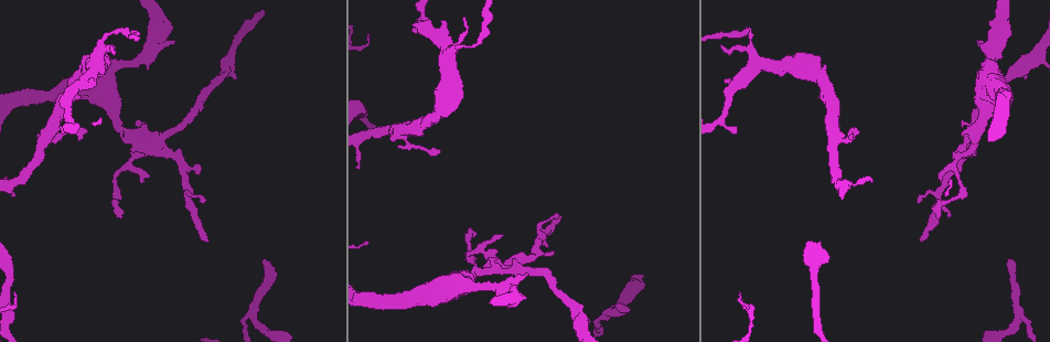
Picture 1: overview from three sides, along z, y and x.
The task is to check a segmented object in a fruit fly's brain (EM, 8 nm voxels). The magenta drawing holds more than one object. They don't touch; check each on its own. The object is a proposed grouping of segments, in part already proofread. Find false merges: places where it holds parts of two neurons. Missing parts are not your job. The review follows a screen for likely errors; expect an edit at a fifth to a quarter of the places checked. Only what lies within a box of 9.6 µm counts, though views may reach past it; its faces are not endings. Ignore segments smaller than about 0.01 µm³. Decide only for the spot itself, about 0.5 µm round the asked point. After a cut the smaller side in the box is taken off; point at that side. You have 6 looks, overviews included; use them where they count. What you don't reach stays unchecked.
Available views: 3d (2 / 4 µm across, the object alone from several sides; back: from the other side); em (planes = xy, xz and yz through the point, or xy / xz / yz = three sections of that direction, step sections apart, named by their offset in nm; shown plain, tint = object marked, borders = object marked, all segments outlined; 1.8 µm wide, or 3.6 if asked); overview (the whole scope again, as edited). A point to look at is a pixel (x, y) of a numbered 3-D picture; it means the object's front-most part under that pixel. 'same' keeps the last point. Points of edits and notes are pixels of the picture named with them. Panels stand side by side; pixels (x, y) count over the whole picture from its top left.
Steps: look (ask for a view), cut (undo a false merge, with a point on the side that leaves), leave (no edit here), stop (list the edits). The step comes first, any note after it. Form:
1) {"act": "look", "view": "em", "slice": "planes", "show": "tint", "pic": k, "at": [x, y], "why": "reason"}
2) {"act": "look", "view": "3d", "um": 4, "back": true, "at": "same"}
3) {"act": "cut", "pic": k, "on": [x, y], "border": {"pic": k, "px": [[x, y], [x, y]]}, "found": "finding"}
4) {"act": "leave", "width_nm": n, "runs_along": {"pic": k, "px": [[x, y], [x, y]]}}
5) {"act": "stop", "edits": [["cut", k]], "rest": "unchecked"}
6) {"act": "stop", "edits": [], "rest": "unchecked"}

{"act": "look", "view": "em", "slice": "planes", "show": "tint", "pic": 1, "at": [363, 134], "why": "calibre changes"}

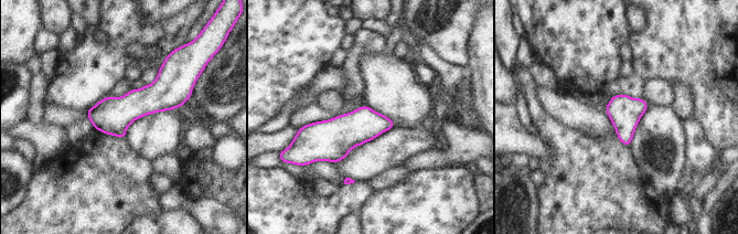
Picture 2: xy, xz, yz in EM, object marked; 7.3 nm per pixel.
{"act": "leave", "width_nm": 240, "runs_along": {"pic": 2, "px": [[185, 94], [89, 115]]}, "found": "one neuron here"}

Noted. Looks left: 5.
{"act": "look", "view": "em", "slice": "xy", "step": 8, "show": "plain", "pic": 1, "at": [1018, 315], "why": "two arms in line, one across"}

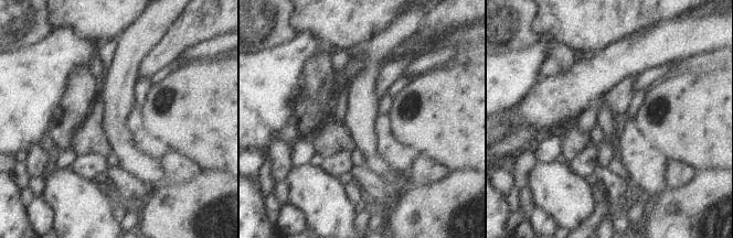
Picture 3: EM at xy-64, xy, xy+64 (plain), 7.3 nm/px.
{"act": "look", "view": "em", "slice": "xy", "step": 8, "show": "tint", "at": "same"}

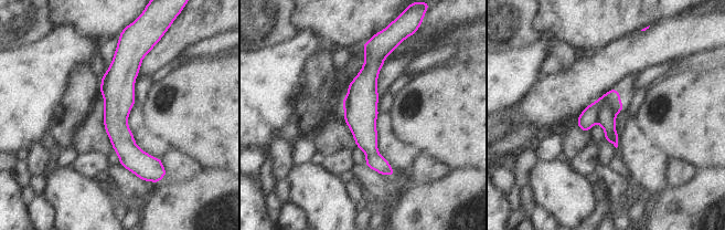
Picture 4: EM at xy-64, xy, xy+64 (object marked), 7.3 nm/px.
{"act": "cut", "pic": 4, "on": [612, 97], "width_nm": 190, "border": {"pic": 4, "px": [[607, 92], [606, 100], [617, 113]]}, "found": "two neurons meet here"}

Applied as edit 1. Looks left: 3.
{"act": "look", "view": "overview"}

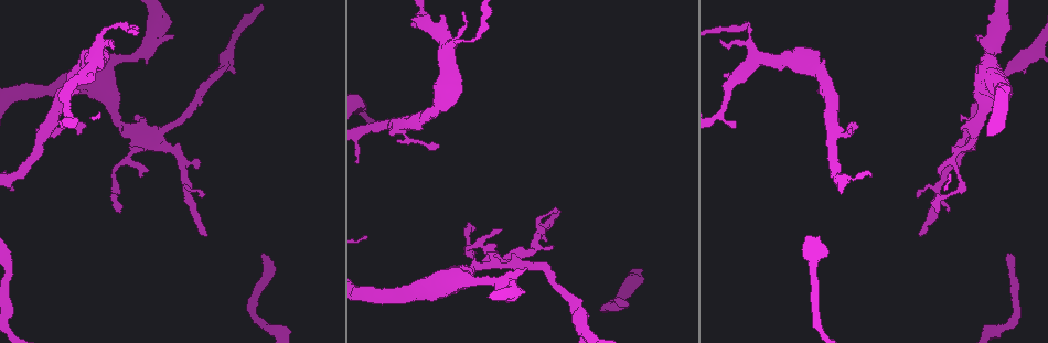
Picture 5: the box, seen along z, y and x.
{"act": "look", "view": "em", "slice": "planes", "show": "tint", "pic": 5, "at": [124, 129], "why": "thick turns thin"}

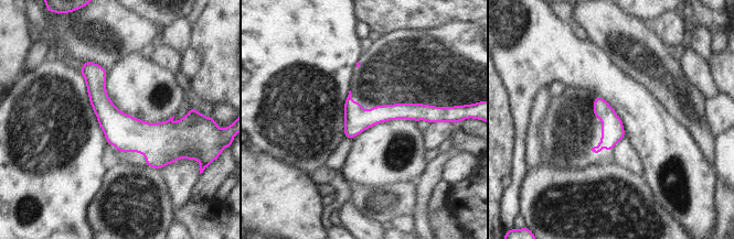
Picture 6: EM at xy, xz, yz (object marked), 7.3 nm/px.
{"act": "leave", "runs_along": {"pic": 6, "px": [[86, 64], [129, 131], [183, 126]]}, "found": "continuous, no second neuron"}

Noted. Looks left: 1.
{"act": "stop", "edits": [["cut", 4]], "rest": "unchecked"}

